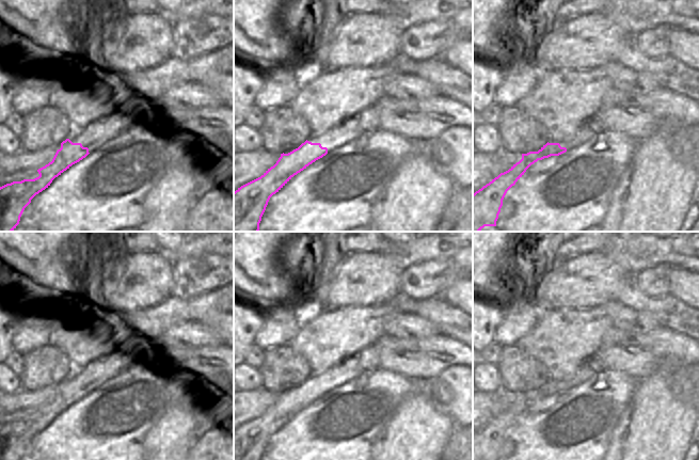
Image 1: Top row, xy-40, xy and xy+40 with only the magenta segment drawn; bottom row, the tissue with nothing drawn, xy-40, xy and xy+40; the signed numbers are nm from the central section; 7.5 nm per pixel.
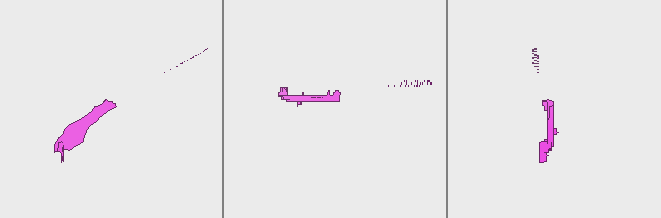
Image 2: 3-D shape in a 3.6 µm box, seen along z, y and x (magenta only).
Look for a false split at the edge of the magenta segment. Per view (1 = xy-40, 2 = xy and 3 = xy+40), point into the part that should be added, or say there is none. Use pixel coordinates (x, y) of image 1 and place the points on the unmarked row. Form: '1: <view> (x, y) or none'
1: none
2: none
3: none

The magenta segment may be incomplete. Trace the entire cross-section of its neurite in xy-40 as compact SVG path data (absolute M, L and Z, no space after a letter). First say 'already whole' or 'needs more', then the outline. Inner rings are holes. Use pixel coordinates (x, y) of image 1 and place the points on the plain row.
already whole; M66 378L61 382L61 387L57 390L52 400L37 409L38 416L13 421L0 426L0 460L20 460L25 447L36 433L48 427L55 416L85 397L89 393L88 386L83 386L81 382L73 382L69 378Z

